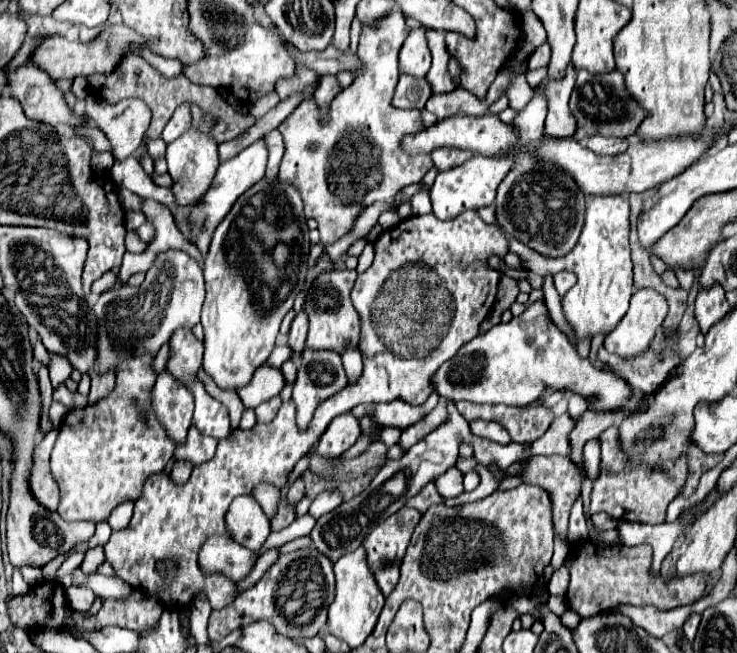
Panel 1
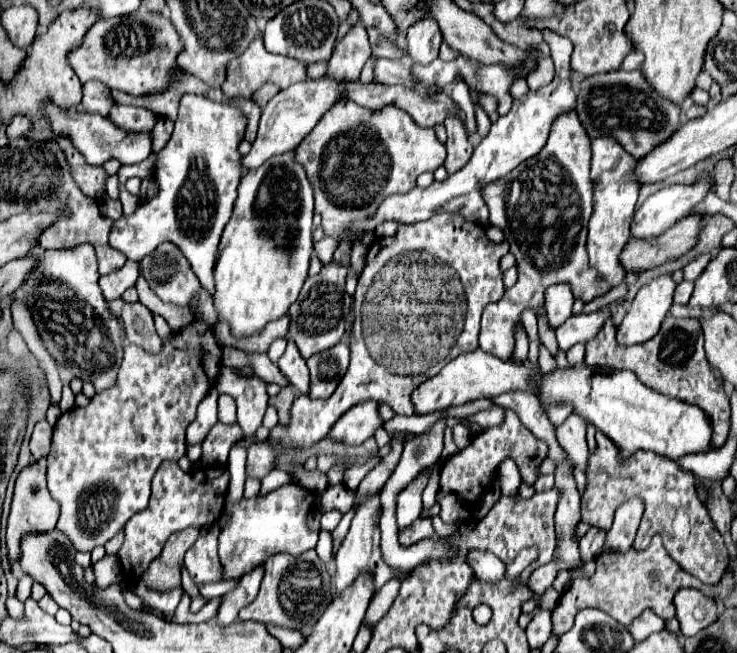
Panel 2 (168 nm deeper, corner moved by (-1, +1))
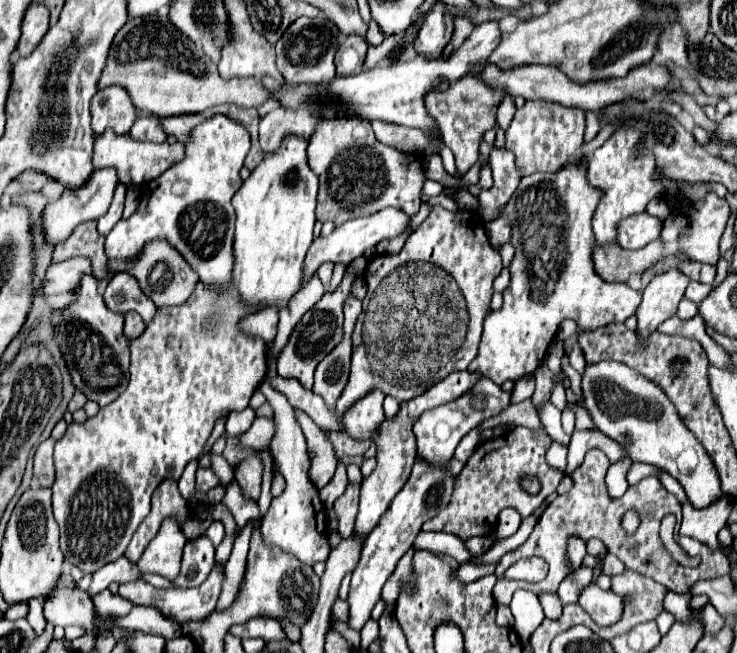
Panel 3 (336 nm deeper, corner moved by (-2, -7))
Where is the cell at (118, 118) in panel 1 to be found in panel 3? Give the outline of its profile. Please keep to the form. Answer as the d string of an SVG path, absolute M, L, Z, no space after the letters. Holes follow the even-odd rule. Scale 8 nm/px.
M139 116L129 134L133 136L133 140L149 140L149 142L165 142L167 140L167 134L161 126L159 116Z

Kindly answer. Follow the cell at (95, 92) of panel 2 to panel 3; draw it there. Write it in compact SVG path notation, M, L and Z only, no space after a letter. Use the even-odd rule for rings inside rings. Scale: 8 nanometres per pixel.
M117 84L101 88L91 100L91 126L97 136L101 136L105 130L129 134L137 118L139 110L131 102L127 90Z

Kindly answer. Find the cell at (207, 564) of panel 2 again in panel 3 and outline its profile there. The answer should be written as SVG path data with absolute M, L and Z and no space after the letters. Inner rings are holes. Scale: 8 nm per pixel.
M199 536L197 540L189 540L183 550L181 572L173 580L175 588L195 588L201 586L215 564L215 546L207 536Z

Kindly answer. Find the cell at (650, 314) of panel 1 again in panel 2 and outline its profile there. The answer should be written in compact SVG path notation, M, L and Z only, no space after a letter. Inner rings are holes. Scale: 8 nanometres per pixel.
M660 276L646 286L642 286L632 300L622 324L616 332L618 344L642 344L656 336L666 312L672 306L676 282L672 278Z

